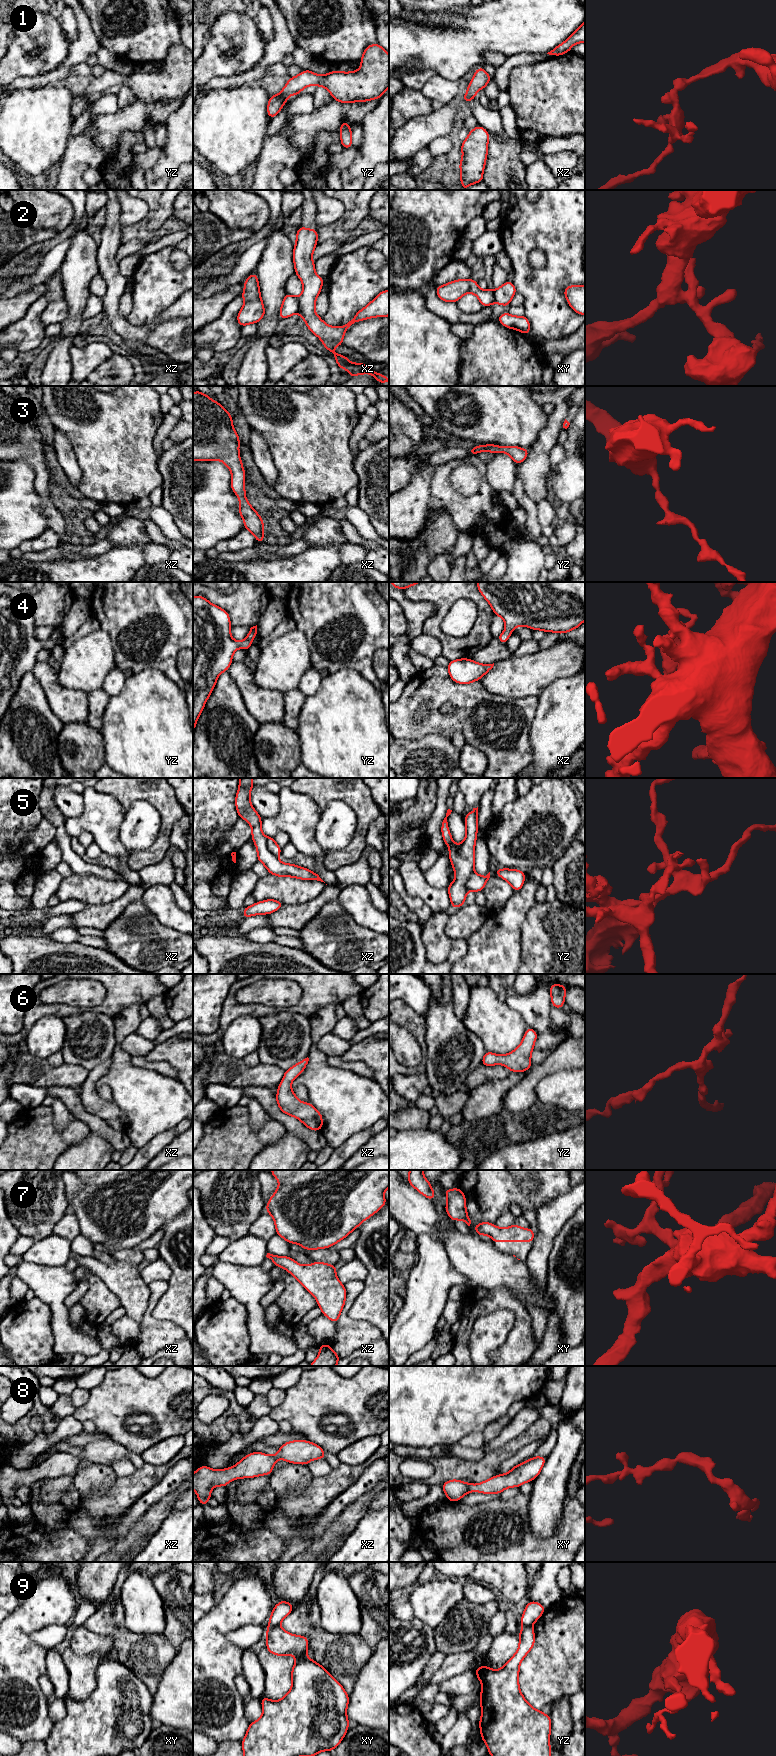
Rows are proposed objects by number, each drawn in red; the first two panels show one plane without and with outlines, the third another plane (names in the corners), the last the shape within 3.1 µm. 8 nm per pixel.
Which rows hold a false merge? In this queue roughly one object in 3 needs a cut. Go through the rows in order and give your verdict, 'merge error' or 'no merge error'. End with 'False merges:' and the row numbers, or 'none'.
1: no merge error
2: merge error
3: no merge error
4: no merge error
5: merge error
6: no merge error
7: no merge error
8: no merge error
9: merge error
False merges: 2, 5, 9

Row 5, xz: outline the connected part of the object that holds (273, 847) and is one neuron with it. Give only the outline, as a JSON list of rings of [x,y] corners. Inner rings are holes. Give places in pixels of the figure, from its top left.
[[[268,837],[267,840],[268,850],[276,857],[281,855],[281,847],[275,842],[273,837]]]

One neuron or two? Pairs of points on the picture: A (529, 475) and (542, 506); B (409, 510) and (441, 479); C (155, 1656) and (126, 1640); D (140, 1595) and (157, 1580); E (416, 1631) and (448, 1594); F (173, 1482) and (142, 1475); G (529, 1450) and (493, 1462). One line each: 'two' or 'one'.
A: two
B: two
C: one
D: two
E: two
F: two
G: two

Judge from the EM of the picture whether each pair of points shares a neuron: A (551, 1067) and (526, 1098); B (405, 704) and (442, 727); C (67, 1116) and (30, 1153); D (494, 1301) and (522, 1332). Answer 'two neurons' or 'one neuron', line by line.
A: one neuron
B: one neuron
C: two neurons
D: one neuron

